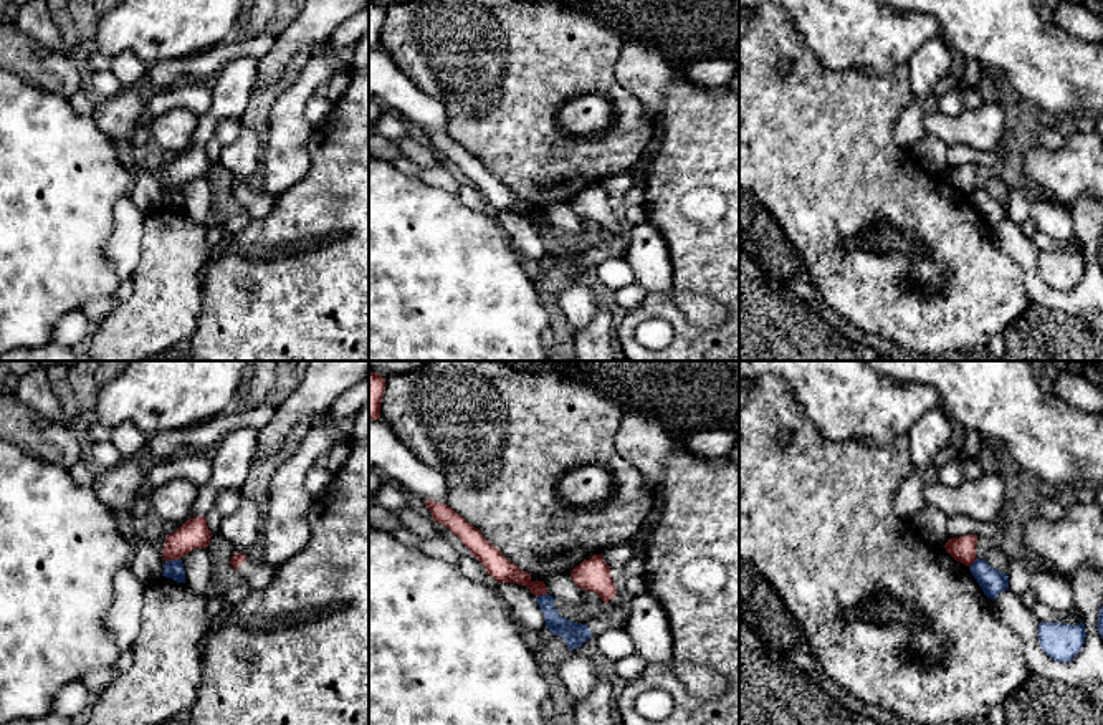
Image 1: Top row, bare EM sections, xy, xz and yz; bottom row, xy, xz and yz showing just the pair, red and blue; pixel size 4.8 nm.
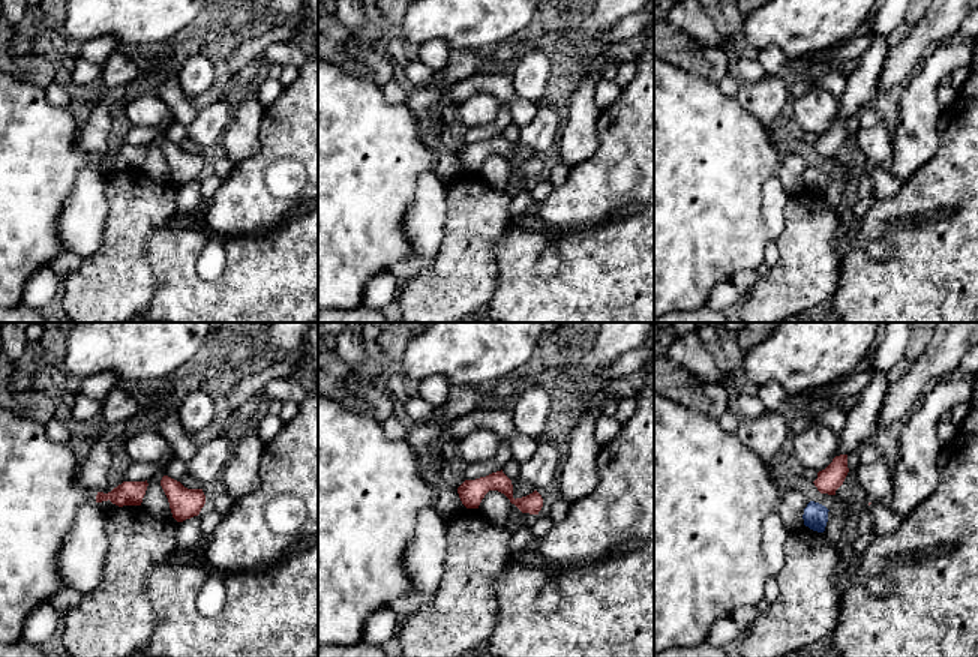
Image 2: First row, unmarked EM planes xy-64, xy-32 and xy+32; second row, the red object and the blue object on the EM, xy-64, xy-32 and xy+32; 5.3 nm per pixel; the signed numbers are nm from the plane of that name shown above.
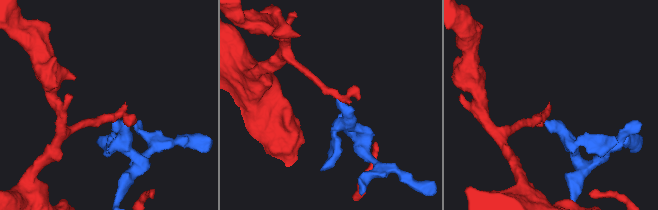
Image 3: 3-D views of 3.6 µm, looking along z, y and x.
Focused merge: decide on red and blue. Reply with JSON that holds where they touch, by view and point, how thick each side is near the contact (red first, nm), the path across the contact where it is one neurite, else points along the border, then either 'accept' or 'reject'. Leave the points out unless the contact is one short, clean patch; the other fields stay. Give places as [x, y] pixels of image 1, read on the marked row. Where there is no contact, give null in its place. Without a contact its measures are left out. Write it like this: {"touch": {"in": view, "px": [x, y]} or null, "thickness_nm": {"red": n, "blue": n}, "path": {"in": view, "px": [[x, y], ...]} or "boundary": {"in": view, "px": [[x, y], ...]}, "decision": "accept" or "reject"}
{"touch": {"in": "xy", "px": [172, 558]}, "thickness_nm": {"red": 150, "blue": 90}, "boundary": {"in": "xy", "px": [[179, 558], [166, 561]]}, "decision": "reject"}

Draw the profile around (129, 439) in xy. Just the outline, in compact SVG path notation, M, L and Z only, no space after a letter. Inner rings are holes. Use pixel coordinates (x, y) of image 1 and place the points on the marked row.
M121 424L112 429L111 440L122 459L132 459L144 449L146 434L134 424Z

